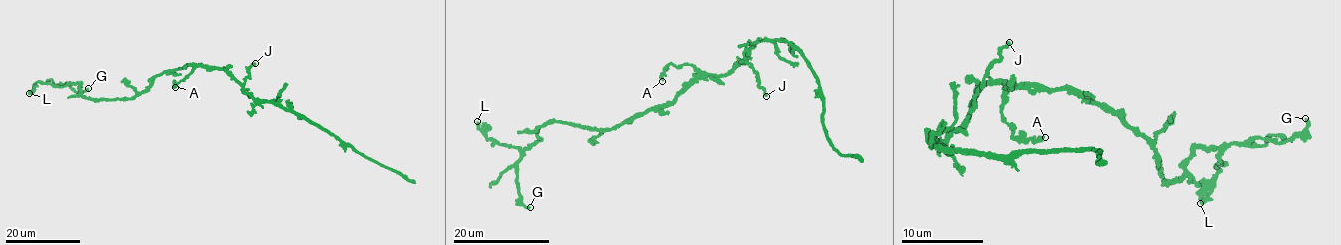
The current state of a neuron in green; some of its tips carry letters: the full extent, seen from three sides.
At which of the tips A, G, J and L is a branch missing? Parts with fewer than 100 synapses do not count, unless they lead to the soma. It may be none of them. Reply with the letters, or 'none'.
none

